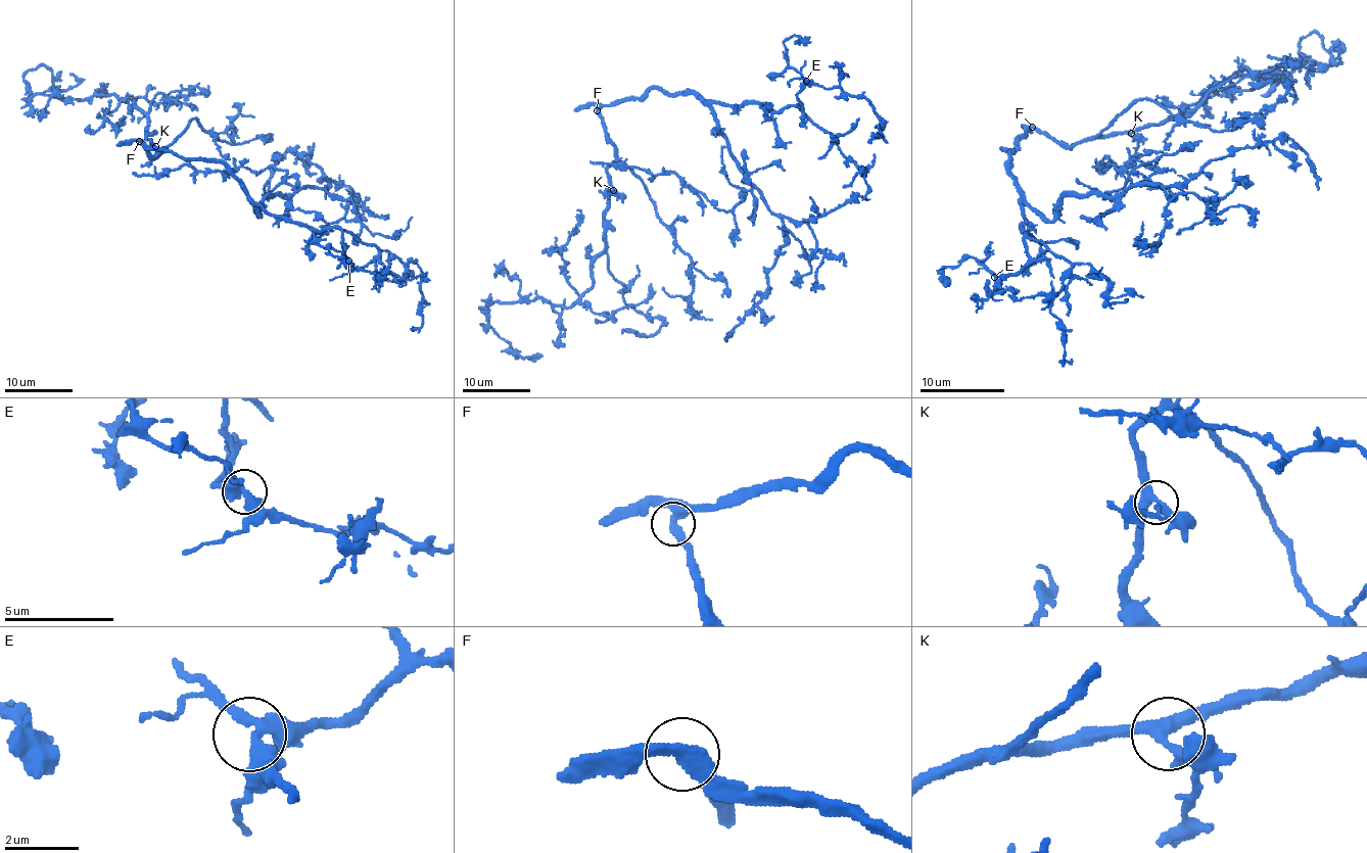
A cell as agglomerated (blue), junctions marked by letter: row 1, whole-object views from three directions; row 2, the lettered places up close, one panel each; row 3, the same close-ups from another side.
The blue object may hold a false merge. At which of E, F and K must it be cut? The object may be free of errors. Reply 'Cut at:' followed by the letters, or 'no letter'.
Cut at: no letter

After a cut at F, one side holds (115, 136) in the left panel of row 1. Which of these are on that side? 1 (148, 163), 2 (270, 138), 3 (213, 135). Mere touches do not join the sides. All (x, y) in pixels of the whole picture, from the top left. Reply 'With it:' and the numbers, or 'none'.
With it: 1, 2, 3

